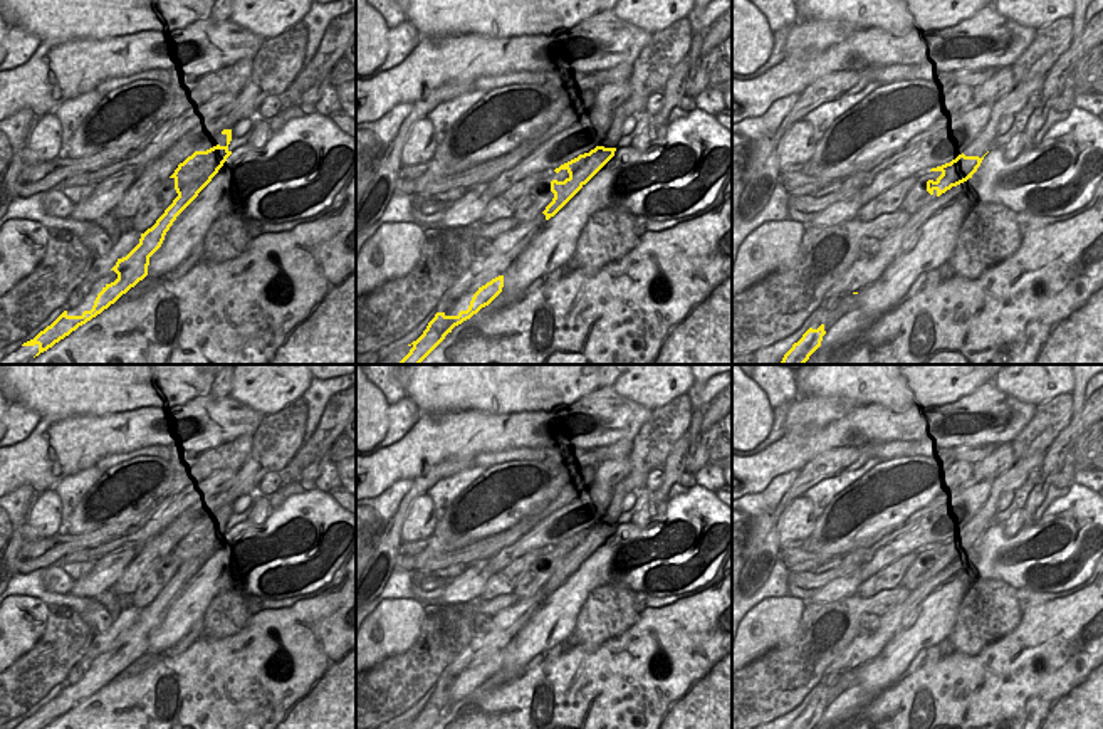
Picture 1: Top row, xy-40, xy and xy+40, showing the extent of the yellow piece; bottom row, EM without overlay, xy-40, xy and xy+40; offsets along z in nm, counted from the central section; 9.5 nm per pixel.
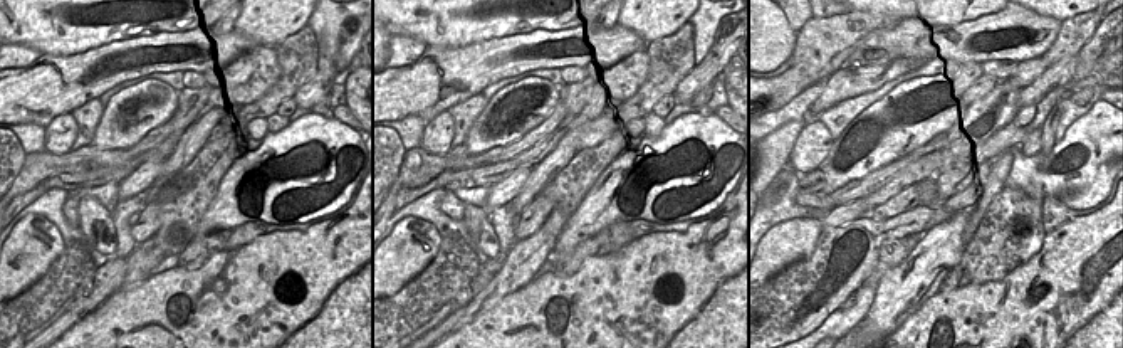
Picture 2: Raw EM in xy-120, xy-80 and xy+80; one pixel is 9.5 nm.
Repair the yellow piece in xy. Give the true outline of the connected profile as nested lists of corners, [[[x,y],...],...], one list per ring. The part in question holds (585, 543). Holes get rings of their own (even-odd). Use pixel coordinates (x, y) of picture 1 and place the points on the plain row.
[[[631,472],[614,487],[609,506],[603,517],[589,529],[561,541],[554,548],[566,546],[569,553],[564,558],[552,556],[552,578],[542,588],[546,596],[554,593],[613,532],[621,514],[621,502],[628,492],[636,492],[645,487],[648,472]]]

